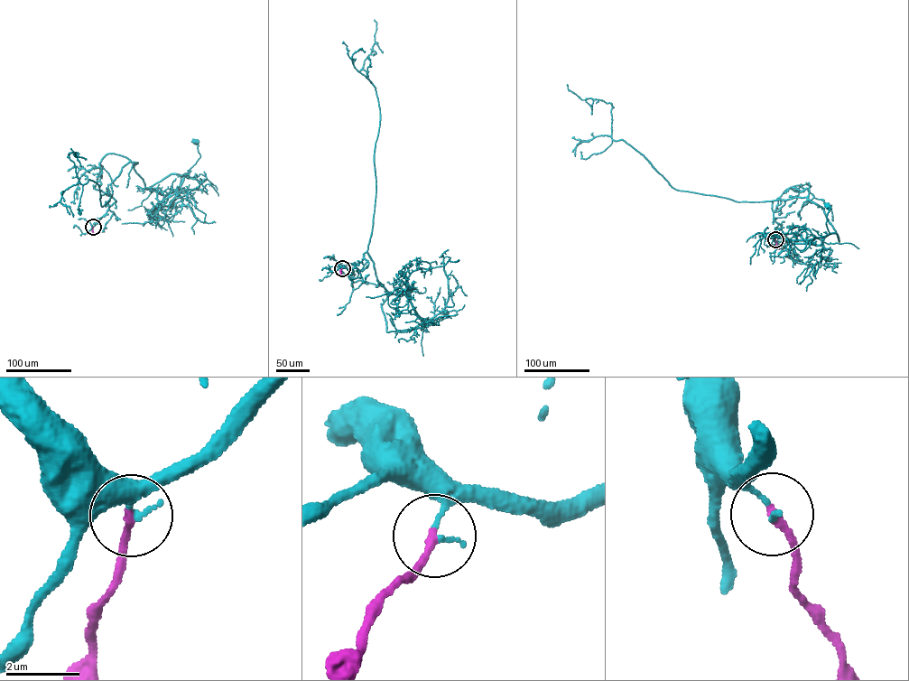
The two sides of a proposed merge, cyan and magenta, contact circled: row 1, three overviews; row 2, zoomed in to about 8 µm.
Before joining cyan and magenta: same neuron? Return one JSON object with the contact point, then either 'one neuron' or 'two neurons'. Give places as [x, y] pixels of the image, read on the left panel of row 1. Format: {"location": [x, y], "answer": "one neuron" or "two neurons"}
{"location": [93, 227], "answer": "one neuron"}

